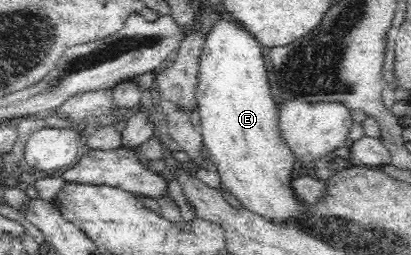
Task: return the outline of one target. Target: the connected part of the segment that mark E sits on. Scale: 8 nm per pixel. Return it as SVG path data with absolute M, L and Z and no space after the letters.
M219 18L204 38L200 56L199 74L196 86L200 132L203 146L211 164L216 166L221 184L233 194L244 209L271 220L274 224L286 222L288 218L306 212L305 204L294 197L292 170L296 158L289 146L282 140L279 130L279 111L270 91L267 67L260 43L244 28L231 21Z

